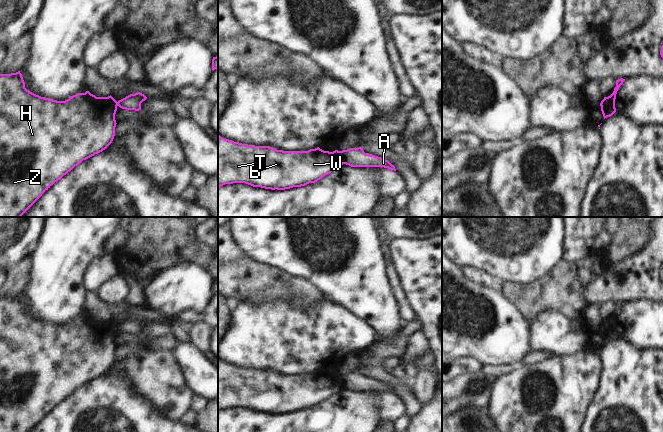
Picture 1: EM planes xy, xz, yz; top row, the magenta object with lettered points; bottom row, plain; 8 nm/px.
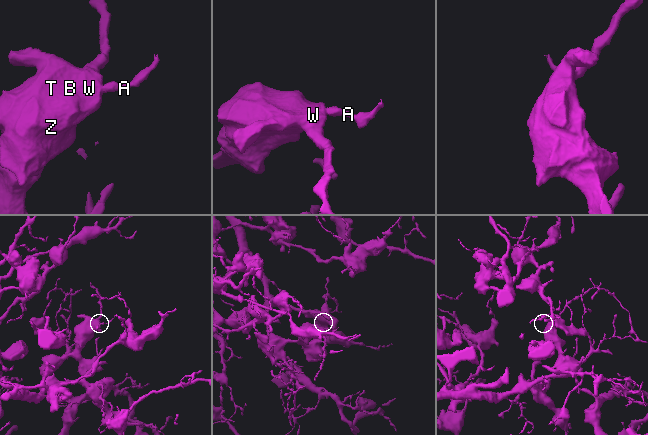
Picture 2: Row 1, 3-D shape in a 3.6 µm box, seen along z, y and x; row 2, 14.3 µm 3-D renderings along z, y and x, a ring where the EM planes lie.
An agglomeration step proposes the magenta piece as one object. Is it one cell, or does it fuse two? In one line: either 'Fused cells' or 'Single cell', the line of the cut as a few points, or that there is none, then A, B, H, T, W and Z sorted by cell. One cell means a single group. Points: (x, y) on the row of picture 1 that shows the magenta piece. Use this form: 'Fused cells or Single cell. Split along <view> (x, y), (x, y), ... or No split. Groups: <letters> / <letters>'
Fused cells. Split along xz (340, 151), (344, 163). Groups: A / B H T W Z

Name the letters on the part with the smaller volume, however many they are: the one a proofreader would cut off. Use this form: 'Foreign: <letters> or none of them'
Foreign: A

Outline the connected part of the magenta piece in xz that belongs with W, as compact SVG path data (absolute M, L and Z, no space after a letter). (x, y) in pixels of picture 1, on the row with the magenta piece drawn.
M218 135L218 187L245 183L253 187L285 190L315 183L344 164L341 151L324 151L319 147L308 151L283 151L269 146L234 142Z

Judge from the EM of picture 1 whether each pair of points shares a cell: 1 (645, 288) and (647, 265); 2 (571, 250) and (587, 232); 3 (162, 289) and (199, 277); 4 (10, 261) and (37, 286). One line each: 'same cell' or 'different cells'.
1: same cell
2: same cell
3: same cell
4: different cells

